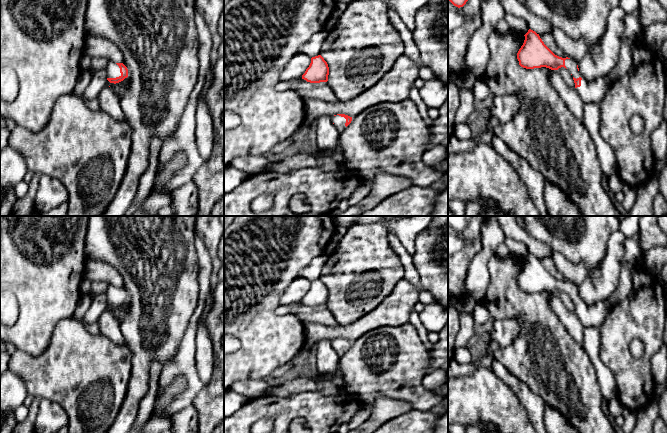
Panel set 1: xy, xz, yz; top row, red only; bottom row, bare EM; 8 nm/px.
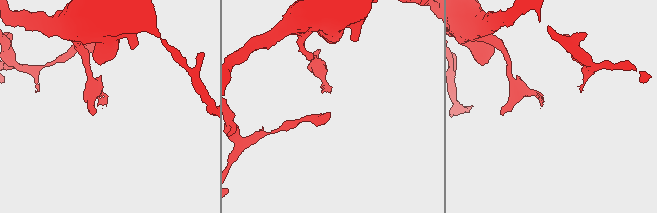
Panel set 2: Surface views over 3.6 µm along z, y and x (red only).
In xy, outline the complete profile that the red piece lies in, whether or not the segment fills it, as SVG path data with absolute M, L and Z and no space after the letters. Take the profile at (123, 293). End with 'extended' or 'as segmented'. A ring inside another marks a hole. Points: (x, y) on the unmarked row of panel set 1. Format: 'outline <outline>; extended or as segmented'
outline M109 285L107 291L107 304L110 307L119 307L128 301L128 293L123 287Z; extended

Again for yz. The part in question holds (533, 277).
outline M529 253L517 277L519 289L526 293L546 291L558 294L564 291L573 300L575 313L584 327L600 328L612 304L609 299L587 305L579 296L577 286L555 279L542 265L539 258Z; extended

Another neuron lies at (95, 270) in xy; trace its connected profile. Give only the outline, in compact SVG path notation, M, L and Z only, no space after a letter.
M88 259L85 266L85 277L93 281L105 281L115 287L123 287L124 281L118 270L104 260Z

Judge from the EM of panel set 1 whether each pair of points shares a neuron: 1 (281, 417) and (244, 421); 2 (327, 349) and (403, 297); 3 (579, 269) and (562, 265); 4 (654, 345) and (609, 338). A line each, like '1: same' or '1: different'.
1: same
2: different
3: same
4: same

